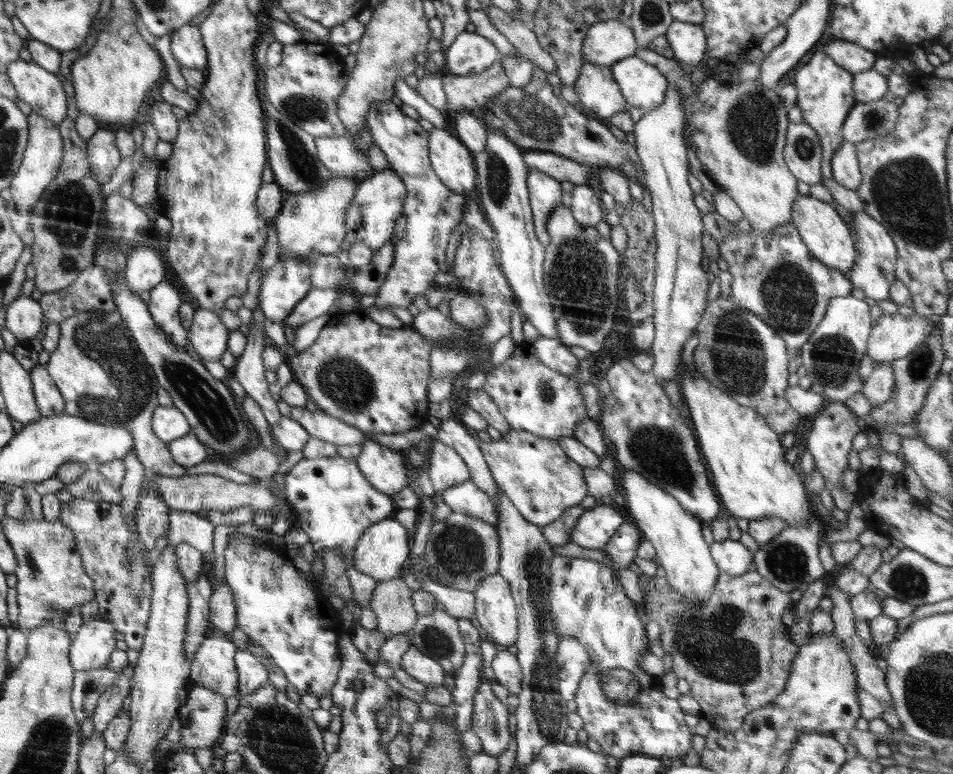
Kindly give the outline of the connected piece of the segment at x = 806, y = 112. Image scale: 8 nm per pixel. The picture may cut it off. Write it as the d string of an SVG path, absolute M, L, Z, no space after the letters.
M824 51L815 52L810 60L798 68L798 72L794 74L793 85L798 92L795 105L802 111L803 121L807 122L820 136L820 145L822 145L821 176L823 178L832 177L832 157L844 142L841 134L842 126L855 104L852 94L853 78L852 73L845 70L844 67L838 66L832 57L824 54Z

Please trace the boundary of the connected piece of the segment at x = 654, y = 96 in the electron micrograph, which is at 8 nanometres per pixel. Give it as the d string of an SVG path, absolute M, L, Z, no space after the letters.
M635 54L623 58L612 65L610 70L629 108L648 113L664 103L666 78L642 58Z

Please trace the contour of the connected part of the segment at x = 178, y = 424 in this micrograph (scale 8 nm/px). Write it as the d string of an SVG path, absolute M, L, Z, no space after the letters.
M158 406L154 410L152 428L156 436L165 443L182 438L191 432L187 418L174 406Z

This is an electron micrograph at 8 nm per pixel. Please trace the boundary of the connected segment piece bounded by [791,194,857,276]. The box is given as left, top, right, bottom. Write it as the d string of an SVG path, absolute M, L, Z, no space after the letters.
M799 194L792 207L791 223L797 228L808 250L822 264L838 269L848 276L857 257L856 242L851 235L849 226L830 205L816 200L810 194Z

